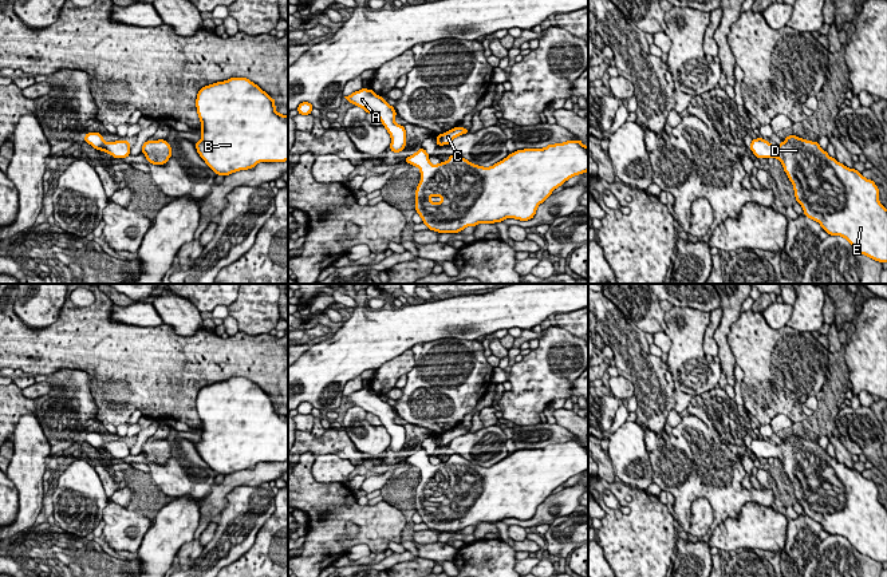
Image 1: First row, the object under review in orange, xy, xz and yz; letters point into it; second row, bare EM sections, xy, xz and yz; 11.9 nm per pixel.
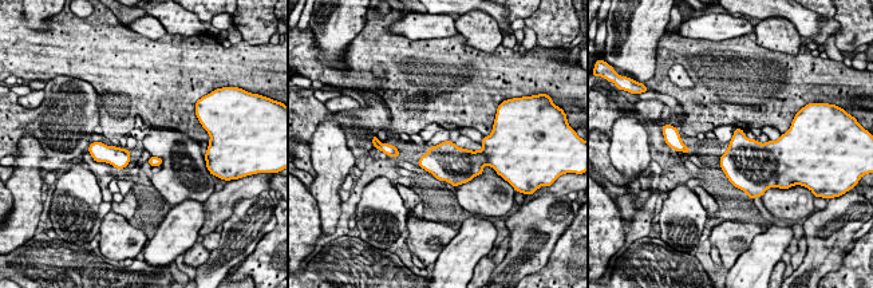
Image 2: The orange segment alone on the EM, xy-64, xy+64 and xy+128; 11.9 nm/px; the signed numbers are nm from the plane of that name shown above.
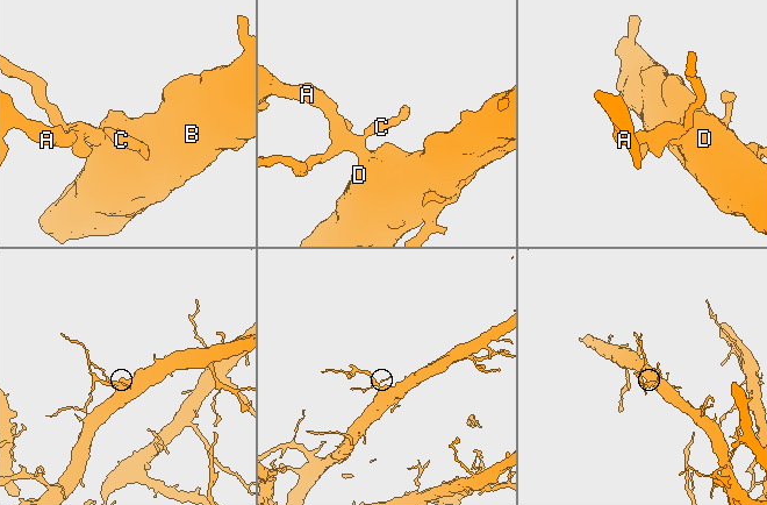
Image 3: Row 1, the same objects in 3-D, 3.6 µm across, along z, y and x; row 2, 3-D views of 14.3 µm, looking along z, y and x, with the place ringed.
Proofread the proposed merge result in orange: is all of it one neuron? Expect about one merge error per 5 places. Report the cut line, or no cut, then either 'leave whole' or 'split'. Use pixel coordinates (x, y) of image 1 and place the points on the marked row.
no cut | leave whole

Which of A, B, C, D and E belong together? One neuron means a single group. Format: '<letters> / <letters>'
A B C D E

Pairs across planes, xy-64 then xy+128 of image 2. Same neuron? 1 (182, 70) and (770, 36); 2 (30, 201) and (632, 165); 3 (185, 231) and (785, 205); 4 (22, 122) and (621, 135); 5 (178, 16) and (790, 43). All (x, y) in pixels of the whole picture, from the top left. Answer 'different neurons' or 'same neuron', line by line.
1: different neurons
2: same neuron
3: different neurons
4: different neurons
5: same neuron

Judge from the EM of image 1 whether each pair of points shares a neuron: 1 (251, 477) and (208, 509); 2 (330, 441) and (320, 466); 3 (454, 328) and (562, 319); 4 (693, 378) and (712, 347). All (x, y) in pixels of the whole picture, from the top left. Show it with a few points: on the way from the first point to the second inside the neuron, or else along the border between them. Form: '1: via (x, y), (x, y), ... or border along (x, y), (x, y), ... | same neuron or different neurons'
1: via (239, 478), (232, 481), (217, 497) | same neuron
2: border along (315, 454), (336, 454), (351, 462) | different neurons
3: border along (574, 309), (555, 315) | different neurons
4: border along (708, 323), (704, 331), (704, 350), (712, 356) | different neurons

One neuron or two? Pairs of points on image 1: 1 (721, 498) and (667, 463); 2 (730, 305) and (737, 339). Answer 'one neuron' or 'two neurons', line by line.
1: one neuron
2: two neurons

